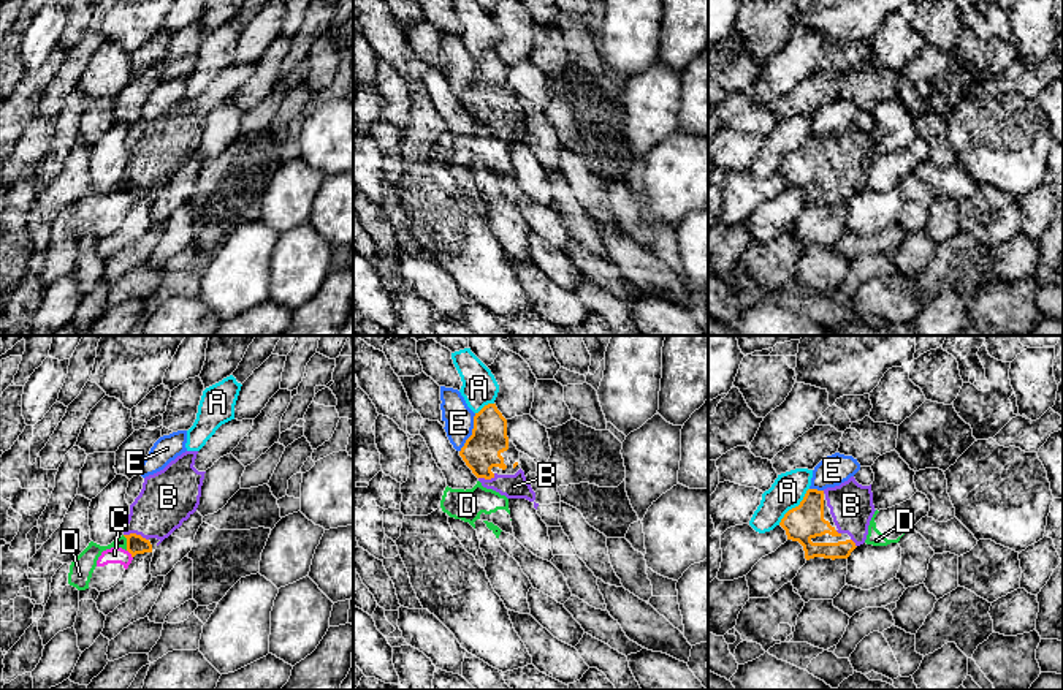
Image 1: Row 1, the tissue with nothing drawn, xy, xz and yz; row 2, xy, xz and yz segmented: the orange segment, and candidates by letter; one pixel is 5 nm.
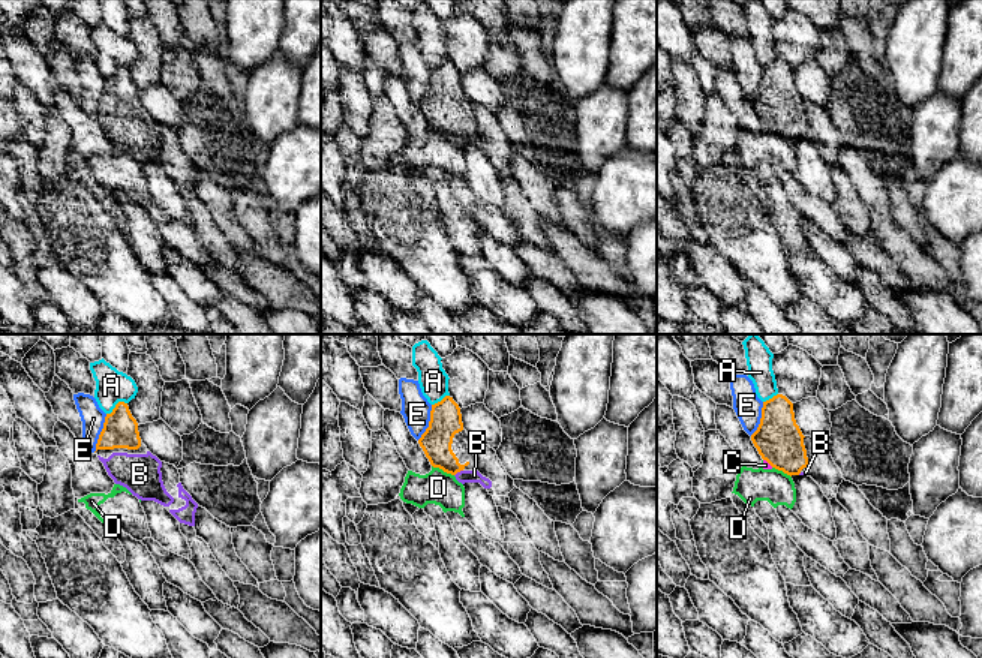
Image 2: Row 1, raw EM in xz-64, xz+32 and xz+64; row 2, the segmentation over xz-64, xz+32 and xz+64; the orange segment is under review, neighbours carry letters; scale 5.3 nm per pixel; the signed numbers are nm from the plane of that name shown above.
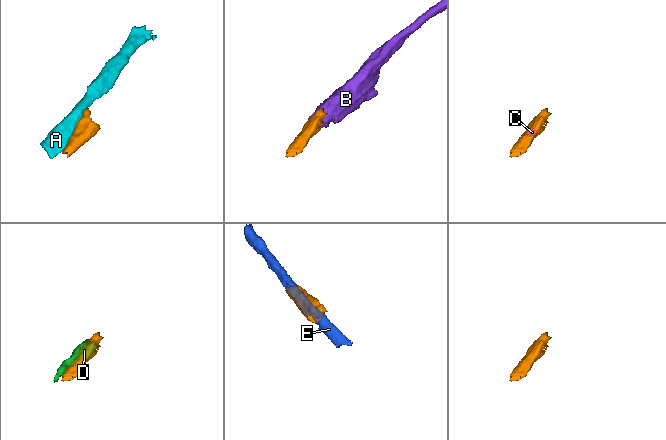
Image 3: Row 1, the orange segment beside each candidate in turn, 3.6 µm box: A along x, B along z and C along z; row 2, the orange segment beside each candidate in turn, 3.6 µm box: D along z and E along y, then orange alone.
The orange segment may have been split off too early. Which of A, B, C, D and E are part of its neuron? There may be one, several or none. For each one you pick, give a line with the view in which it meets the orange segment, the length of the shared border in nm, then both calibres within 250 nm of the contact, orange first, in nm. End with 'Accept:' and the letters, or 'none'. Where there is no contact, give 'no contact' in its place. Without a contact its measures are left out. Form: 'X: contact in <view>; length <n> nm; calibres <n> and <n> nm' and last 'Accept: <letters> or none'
B: contact in xy; length 130 nm; calibres 100 and 280 nm
Accept: B

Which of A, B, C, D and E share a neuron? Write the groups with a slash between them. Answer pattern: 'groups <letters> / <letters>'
groups A / B / C D / E

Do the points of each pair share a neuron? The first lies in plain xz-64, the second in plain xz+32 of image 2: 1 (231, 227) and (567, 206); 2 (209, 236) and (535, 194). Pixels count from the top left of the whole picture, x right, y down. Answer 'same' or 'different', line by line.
1: different
2: different

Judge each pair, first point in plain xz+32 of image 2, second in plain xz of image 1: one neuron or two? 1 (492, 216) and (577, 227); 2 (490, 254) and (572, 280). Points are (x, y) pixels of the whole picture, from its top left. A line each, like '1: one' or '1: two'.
1: two
2: one

